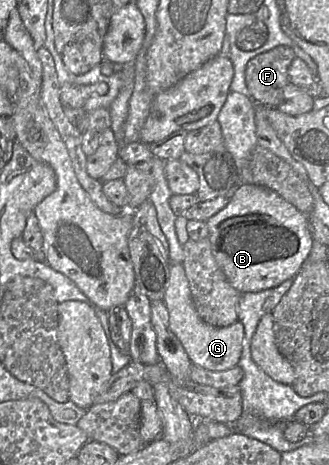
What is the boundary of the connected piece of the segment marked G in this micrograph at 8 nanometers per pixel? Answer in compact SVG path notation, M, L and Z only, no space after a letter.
M182 264L171 266L163 301L169 312L169 328L182 343L192 365L213 371L225 371L238 366L243 348L243 324L237 321L228 327L218 328L204 322L194 306L189 281Z

